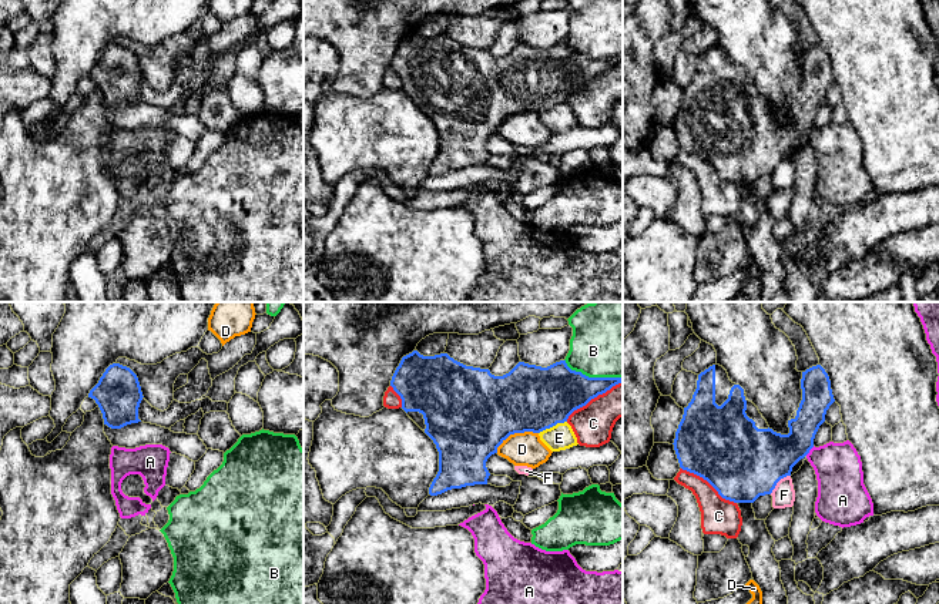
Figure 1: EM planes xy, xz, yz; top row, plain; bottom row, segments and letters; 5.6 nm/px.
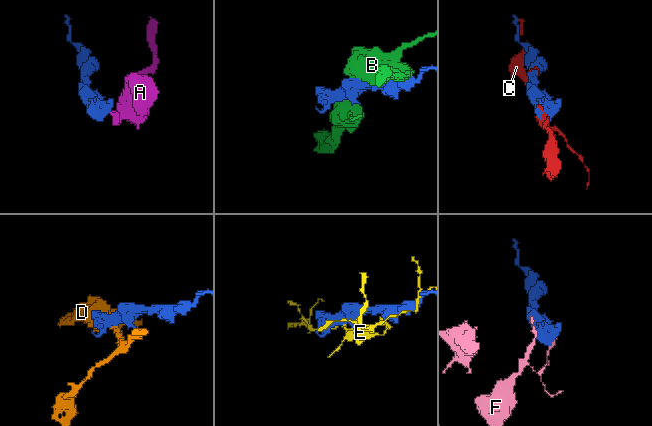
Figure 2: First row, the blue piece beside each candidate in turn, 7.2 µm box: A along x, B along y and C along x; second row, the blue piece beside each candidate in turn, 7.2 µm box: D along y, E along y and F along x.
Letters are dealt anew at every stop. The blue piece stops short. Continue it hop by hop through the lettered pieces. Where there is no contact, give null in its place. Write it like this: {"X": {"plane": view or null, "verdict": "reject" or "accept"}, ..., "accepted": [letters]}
{"A": {"plane": "yz", "verdict": "reject"}, "B": {"plane": "xz", "verdict": "reject"}, "C": {"plane": "xz", "verdict": "reject"}, "D": {"plane": "xz", "verdict": "reject"}, "E": {"plane": "xz", "verdict": "reject"}, "F": {"plane": "yz", "verdict": "reject"}, "accepted": []}

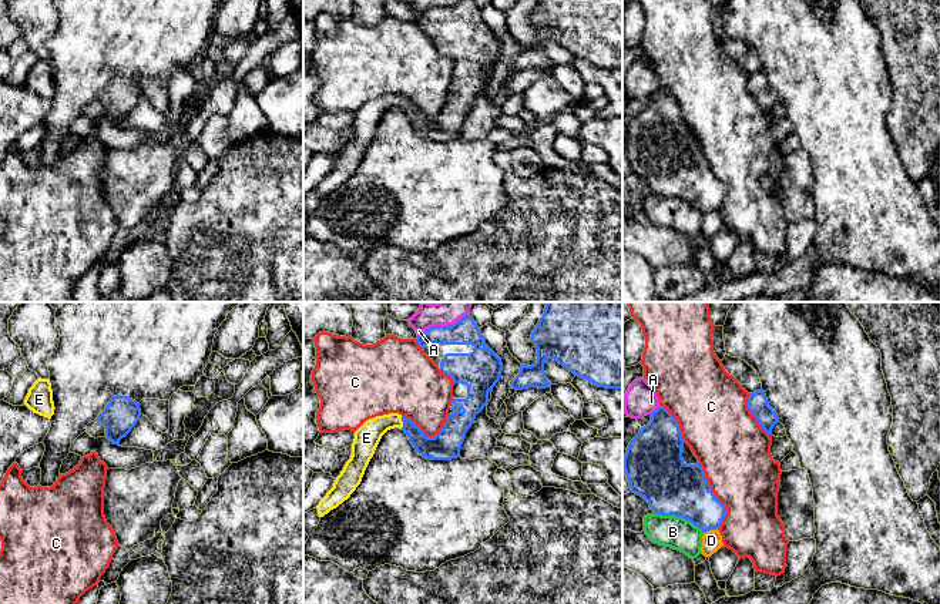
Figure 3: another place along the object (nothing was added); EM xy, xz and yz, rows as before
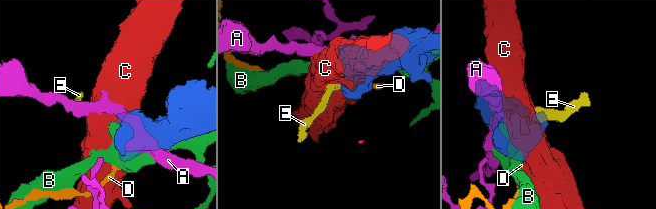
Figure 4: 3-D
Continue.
{"A": {"plane": "xz", "verdict": "reject"}, "B": {"plane": "yz", "verdict": "reject"}, "C": {"plane": "yz", "verdict": "reject"}, "D": {"plane": "yz", "verdict": "reject"}, "E": {"plane": "xz", "verdict": "accept"}, "accepted": ["E"]}

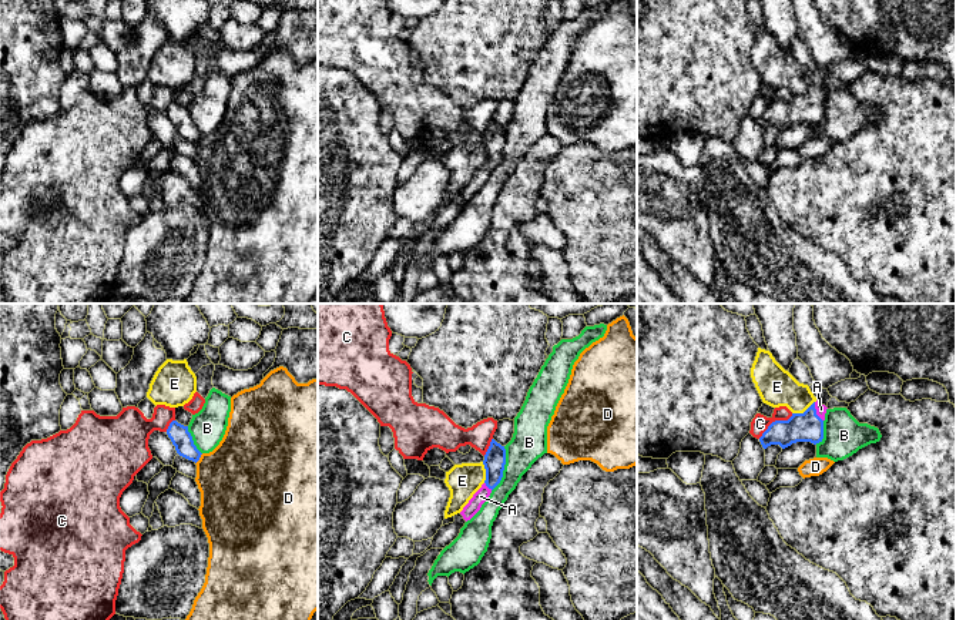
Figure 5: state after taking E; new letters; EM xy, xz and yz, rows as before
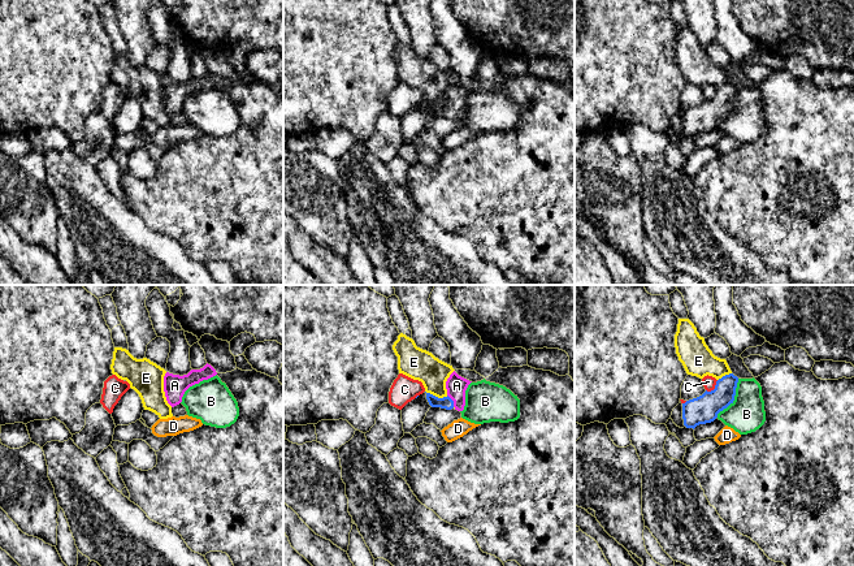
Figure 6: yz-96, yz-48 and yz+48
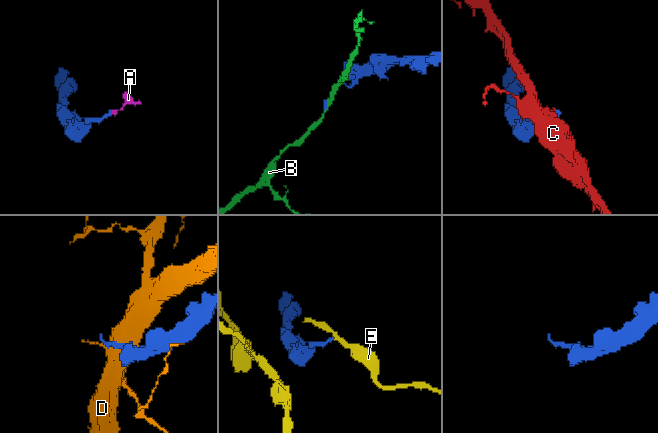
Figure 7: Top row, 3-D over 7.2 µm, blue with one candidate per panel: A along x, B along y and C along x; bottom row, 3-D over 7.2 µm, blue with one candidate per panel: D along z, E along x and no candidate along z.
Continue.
{"A": {"plane": "yz", "verdict": "accept"}, "B": {"plane": "xz", "verdict": "reject"}, "C": {"plane": "yz", "verdict": "reject"}, "D": {"plane": "xy", "verdict": "reject"}, "E": {"plane": "yz", "verdict": "reject"}, "accepted": ["A"]}

